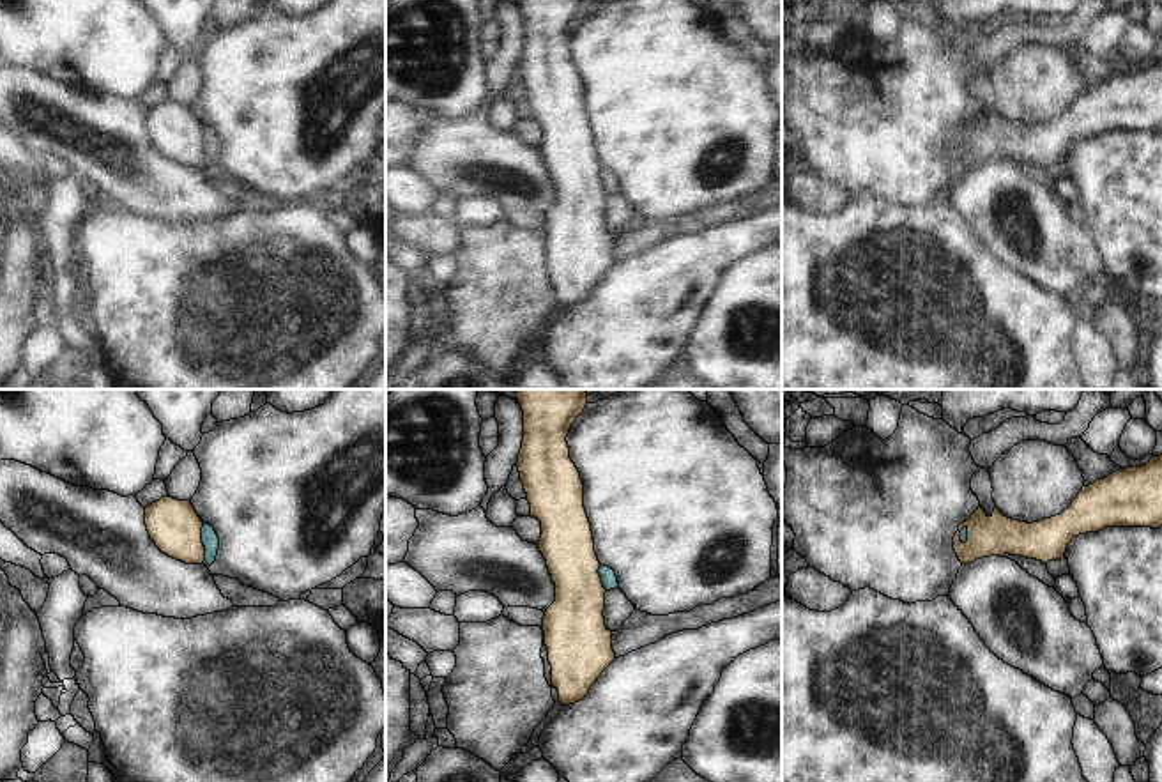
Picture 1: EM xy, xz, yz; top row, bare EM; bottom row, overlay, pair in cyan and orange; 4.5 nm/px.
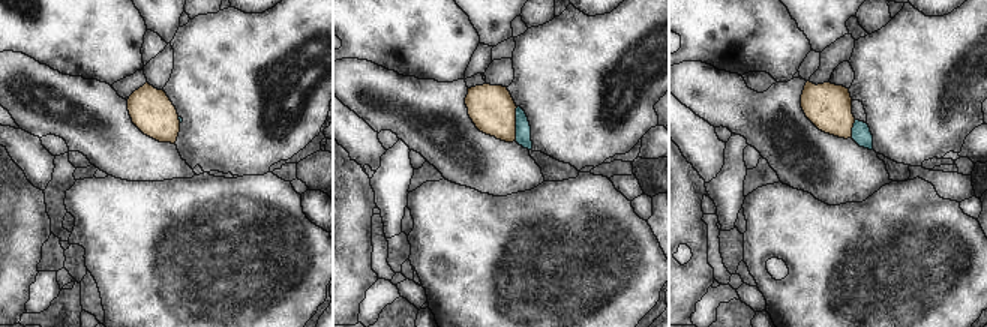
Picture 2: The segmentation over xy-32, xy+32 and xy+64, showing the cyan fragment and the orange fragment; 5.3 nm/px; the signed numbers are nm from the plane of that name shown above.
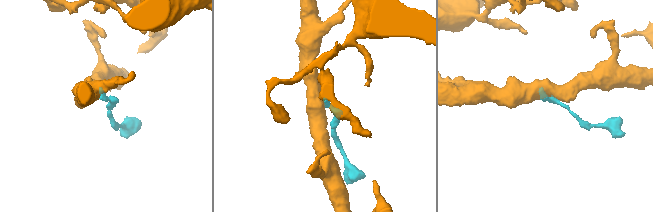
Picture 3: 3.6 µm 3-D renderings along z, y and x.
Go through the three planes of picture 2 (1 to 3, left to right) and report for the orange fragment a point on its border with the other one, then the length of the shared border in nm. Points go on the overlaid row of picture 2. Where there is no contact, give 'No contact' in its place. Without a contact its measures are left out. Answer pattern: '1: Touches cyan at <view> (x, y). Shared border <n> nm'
1: Touches cyan at xy-32 (179, 119). Shared border 40 nm
2: Touches cyan at xy+32 (516, 123). Shared border 180 nm
3: Touches cyan at xy+64 (852, 129). Shared border 100 nm

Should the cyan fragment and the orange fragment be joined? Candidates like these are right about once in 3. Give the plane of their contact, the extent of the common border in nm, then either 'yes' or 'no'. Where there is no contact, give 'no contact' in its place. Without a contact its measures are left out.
meets cyan in xy; contact 180 nm long; no

